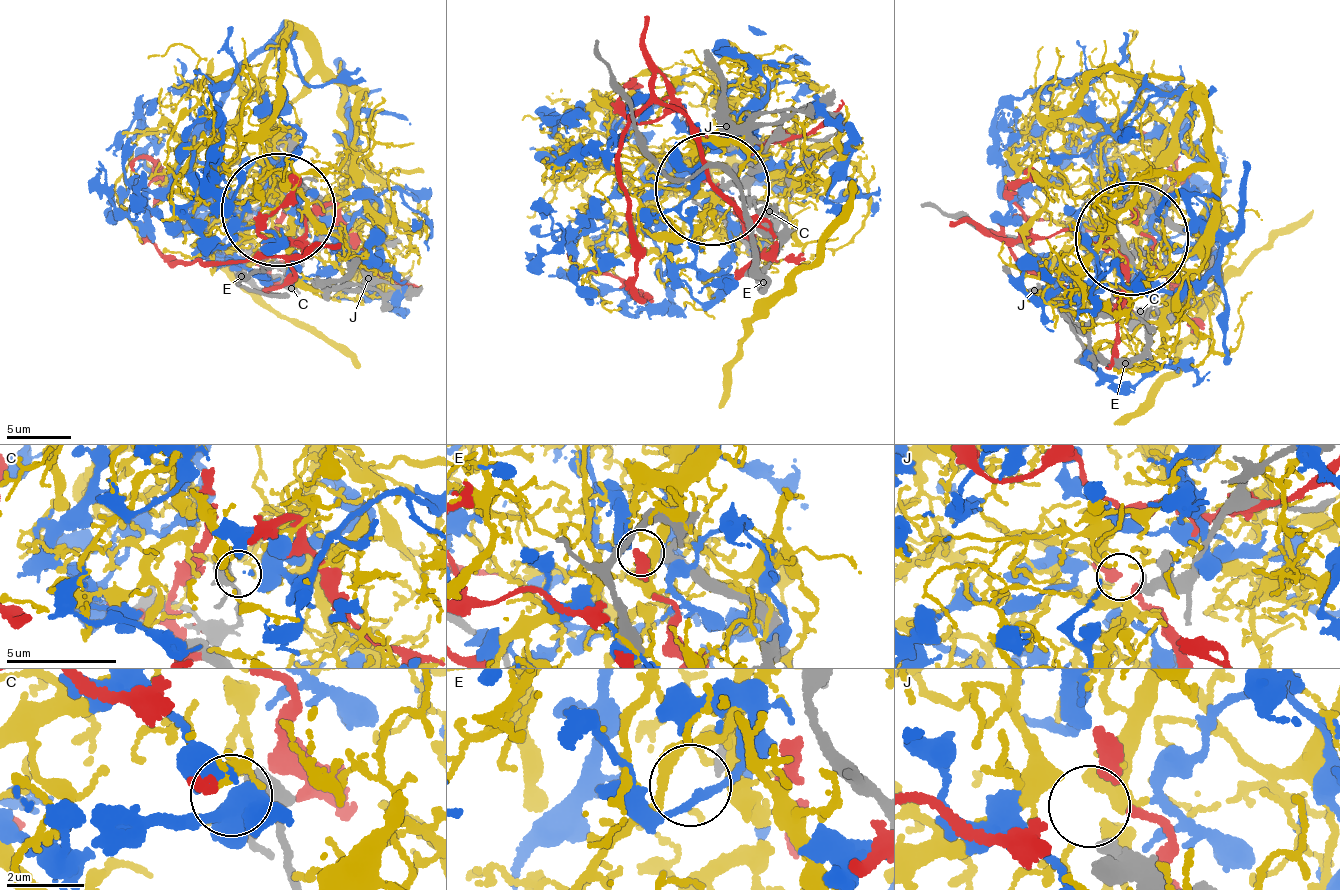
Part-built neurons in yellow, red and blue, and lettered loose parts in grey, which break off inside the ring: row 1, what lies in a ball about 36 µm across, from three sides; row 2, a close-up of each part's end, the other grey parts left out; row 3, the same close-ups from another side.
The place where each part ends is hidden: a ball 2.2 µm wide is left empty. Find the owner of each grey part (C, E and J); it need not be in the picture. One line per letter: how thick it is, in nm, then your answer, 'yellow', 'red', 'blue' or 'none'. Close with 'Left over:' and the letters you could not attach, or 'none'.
C: 480 nm | blue
E: 200 nm | none
J: 360 nm | none
Left over: E, J

